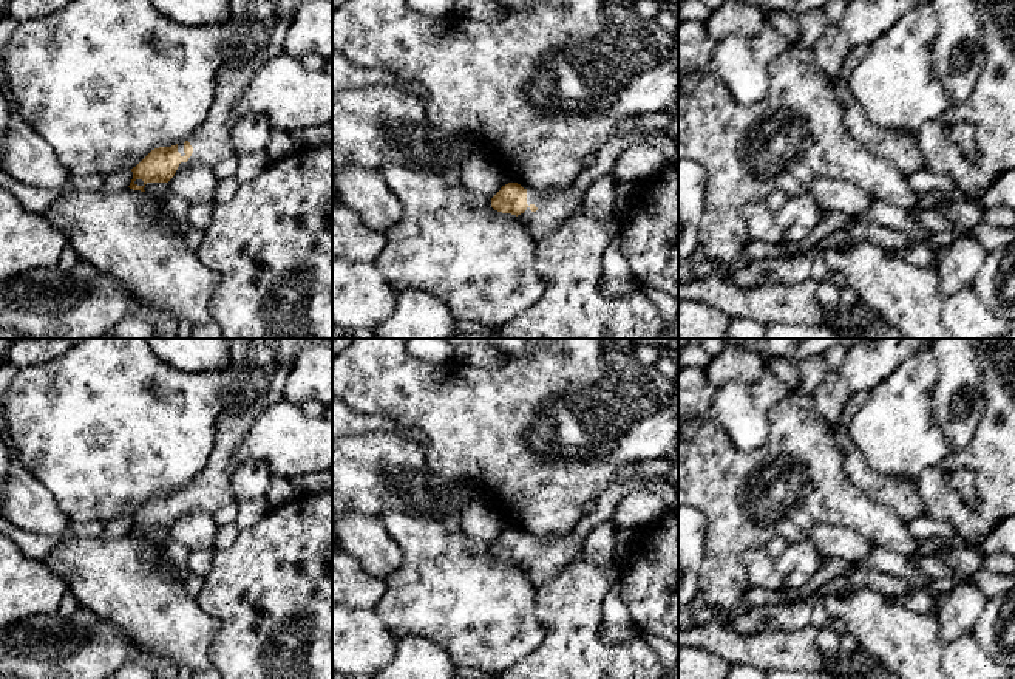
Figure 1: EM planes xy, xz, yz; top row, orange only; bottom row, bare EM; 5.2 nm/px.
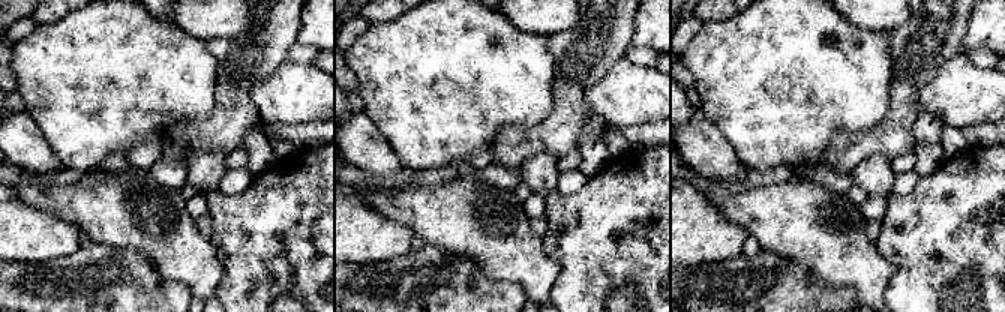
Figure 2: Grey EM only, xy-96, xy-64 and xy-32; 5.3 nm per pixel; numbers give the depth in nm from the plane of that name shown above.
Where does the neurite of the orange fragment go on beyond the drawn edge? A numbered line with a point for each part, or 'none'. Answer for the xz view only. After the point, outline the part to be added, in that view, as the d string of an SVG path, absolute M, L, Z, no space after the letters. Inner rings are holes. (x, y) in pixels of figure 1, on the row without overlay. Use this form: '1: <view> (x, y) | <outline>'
1: xz (553, 554) | M521 531L527 537L527 551L535 551L536 558L530 554L521 561L519 568L527 574L535 588L555 577L567 563L570 563L579 548L573 535L564 534L553 538L541 538Z

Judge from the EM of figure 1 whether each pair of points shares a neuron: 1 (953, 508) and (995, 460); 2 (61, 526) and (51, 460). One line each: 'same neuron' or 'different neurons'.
1: same neuron
2: different neurons

